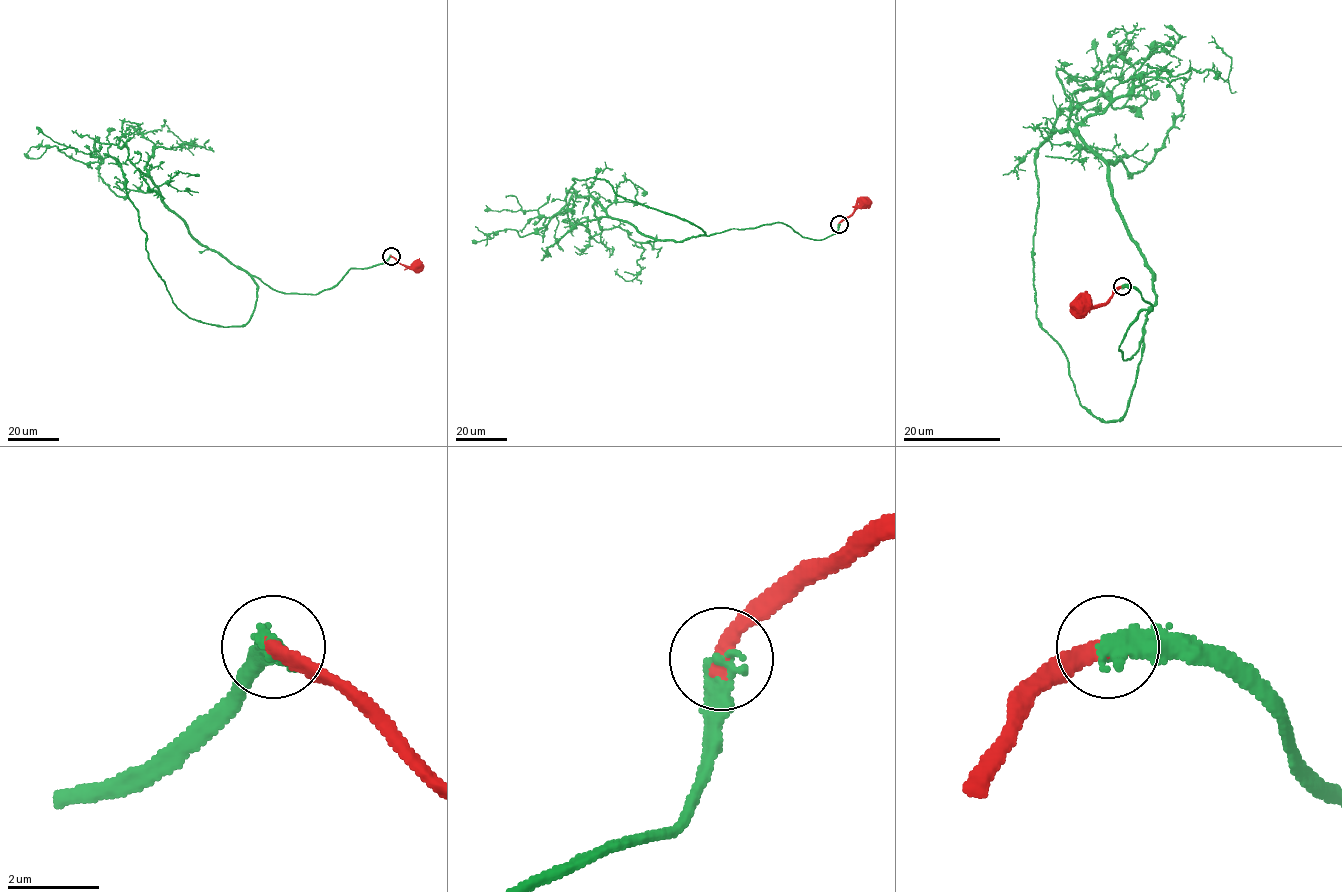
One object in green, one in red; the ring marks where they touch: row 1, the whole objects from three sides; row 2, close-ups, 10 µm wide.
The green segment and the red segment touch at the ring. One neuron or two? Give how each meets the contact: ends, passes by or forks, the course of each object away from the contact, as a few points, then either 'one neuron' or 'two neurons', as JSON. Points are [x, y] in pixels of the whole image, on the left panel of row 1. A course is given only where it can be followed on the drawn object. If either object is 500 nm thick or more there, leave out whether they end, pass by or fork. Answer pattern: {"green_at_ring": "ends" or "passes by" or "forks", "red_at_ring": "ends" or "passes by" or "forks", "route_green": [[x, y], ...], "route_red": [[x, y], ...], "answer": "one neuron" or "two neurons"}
{"green_at_ring": "ends", "red_at_ring": "ends", "route_green": [[390, 256], [315, 294], [253, 276], [251, 318], [211, 325], [174, 303], [118, 161], [23, 153]], "route_red": [[390, 256], [403, 265], [416, 267]], "answer": "one neuron"}

